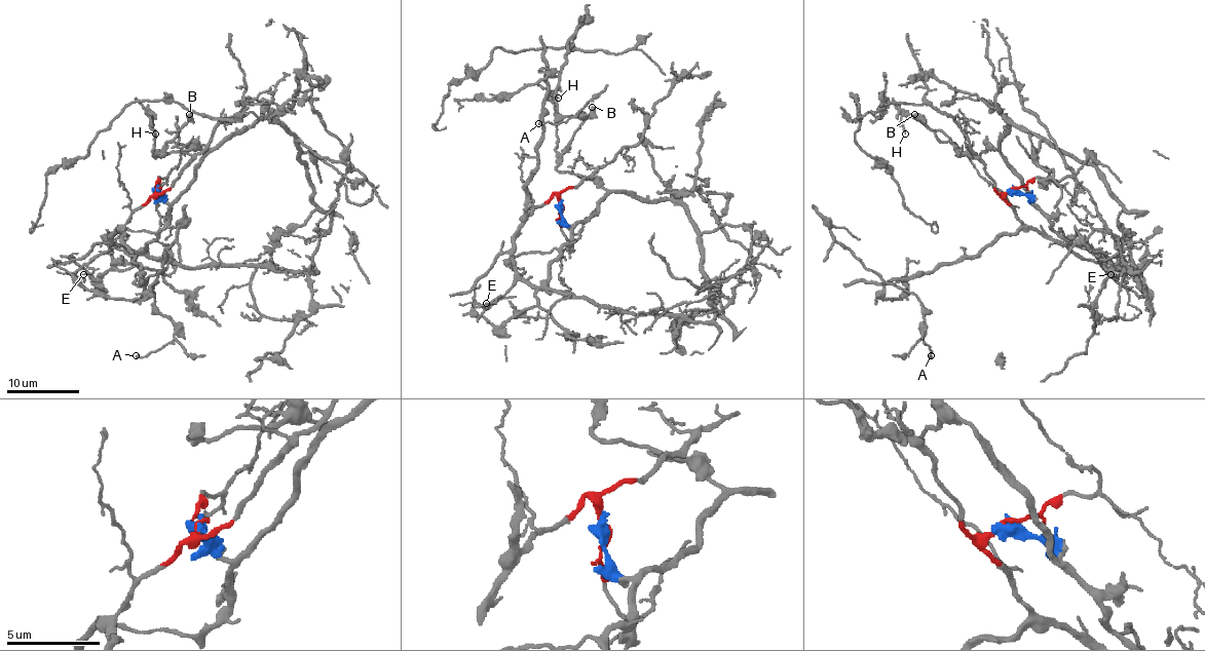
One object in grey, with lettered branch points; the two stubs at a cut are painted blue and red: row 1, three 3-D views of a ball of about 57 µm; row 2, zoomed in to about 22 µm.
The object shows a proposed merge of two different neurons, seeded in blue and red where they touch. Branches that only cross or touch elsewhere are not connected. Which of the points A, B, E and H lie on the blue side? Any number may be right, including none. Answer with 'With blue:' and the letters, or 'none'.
With blue: B, H

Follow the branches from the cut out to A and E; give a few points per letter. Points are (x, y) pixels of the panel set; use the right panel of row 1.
A: (1012, 190), (1003, 197), (1021, 223), (1013, 233), (880, 284), (917, 297), (930, 355)
E: (1012, 190), (1003, 197), (1024, 225), (1059, 240), (1090, 244), (1112, 263), (1109, 273)

